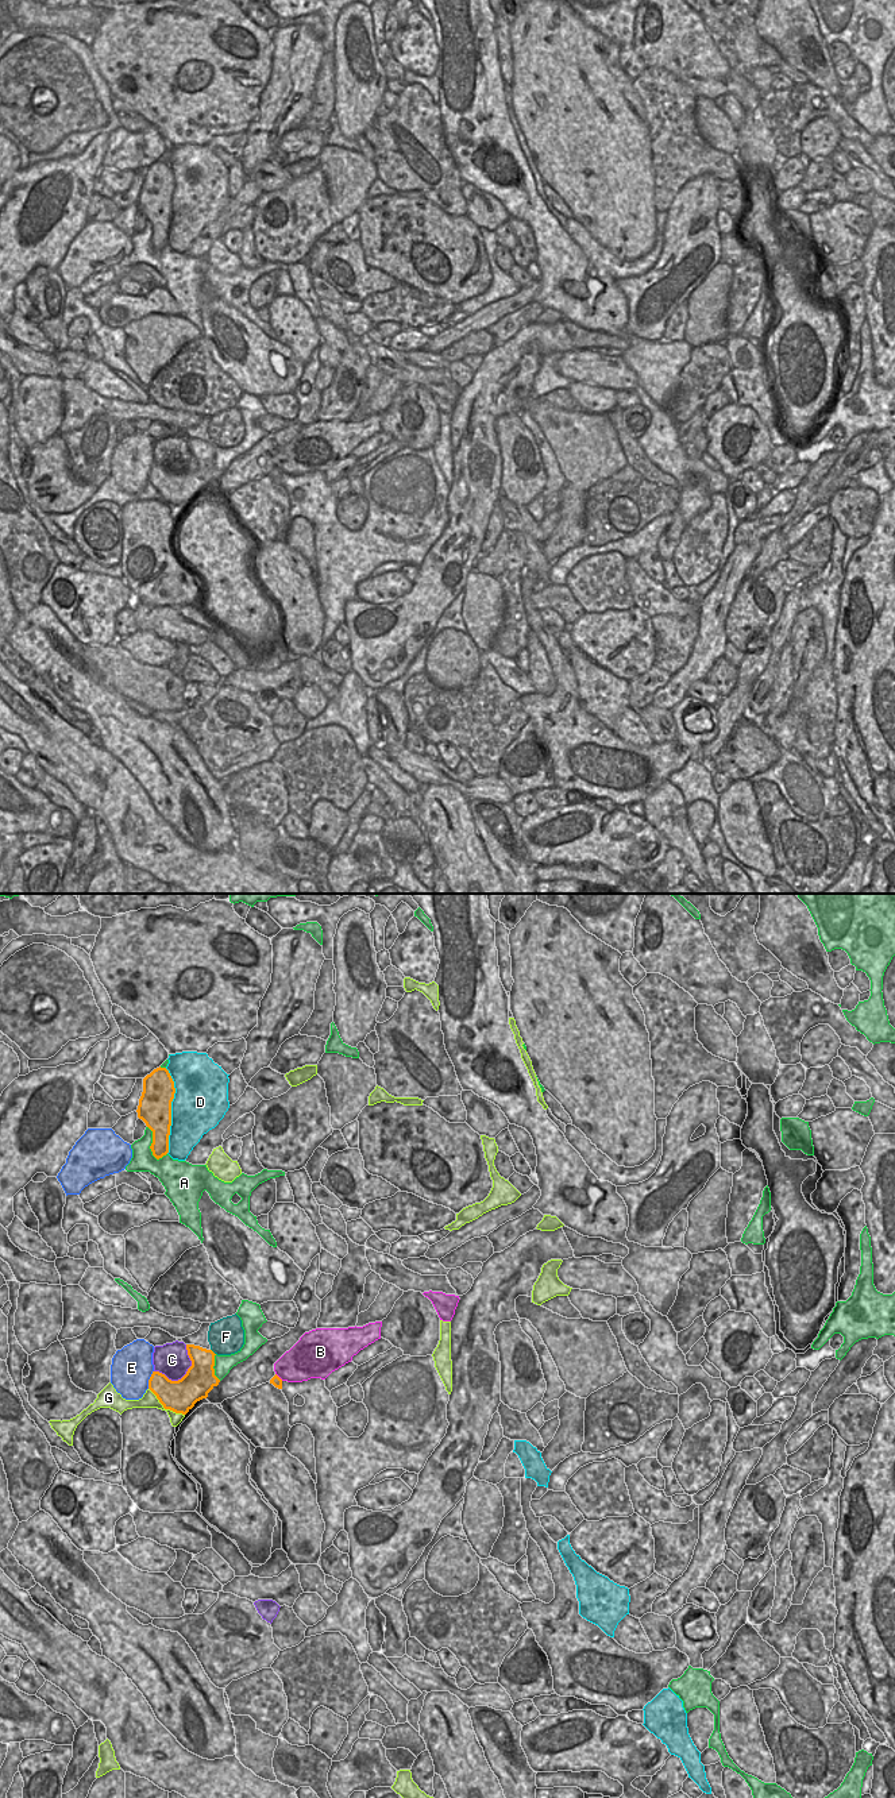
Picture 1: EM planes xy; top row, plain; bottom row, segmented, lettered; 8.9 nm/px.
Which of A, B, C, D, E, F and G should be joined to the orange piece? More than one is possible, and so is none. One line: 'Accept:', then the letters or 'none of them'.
Accept: none of them

